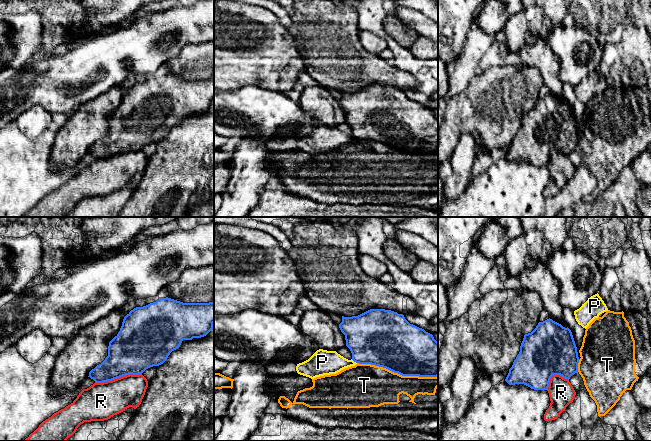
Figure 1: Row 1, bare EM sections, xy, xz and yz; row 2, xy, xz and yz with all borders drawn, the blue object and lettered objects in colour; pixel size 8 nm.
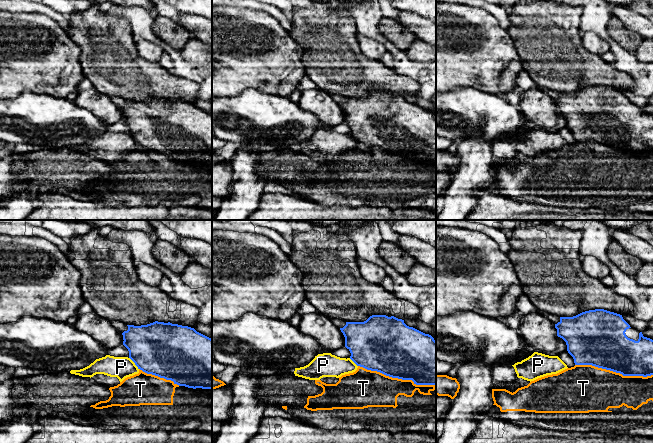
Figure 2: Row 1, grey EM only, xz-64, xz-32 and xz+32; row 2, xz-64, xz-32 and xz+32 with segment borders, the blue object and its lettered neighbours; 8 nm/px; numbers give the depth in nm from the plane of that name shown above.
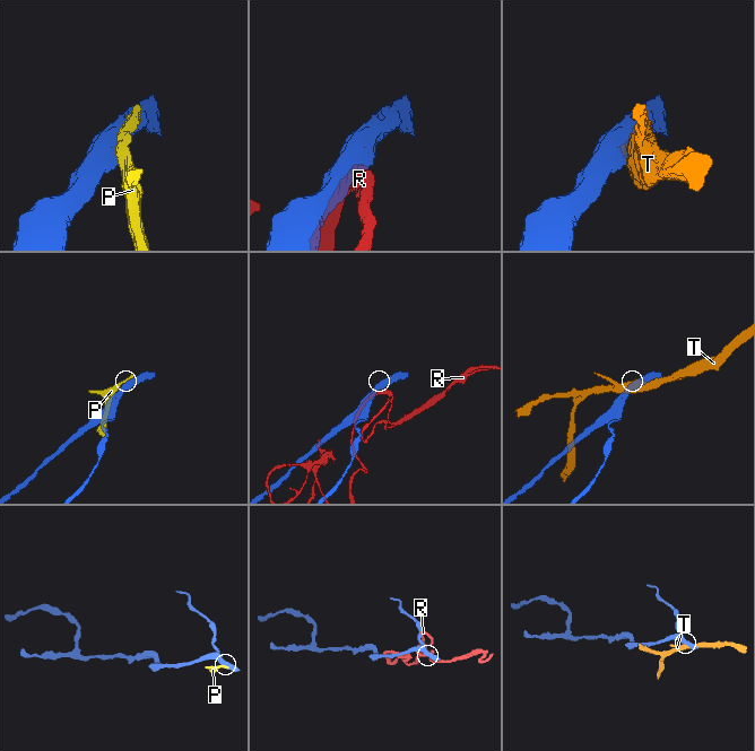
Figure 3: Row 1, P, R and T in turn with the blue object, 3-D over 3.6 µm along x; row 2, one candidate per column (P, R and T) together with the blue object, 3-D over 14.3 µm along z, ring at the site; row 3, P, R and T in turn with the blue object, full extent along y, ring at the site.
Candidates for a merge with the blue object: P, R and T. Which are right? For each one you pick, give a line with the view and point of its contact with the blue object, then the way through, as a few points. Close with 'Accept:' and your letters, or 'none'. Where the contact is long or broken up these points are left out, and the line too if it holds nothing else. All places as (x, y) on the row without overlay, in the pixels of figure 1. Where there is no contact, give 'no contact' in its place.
Accept: none

